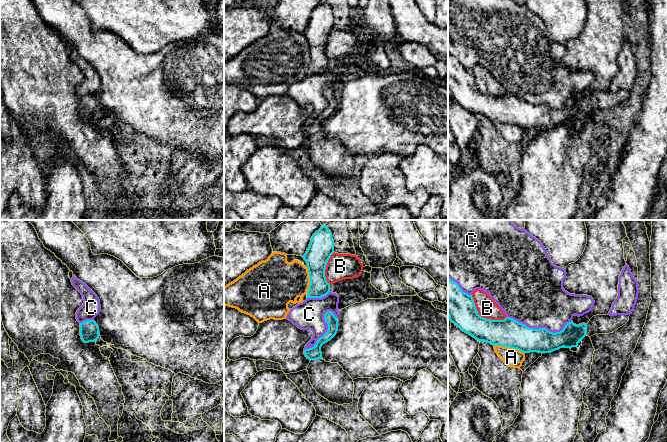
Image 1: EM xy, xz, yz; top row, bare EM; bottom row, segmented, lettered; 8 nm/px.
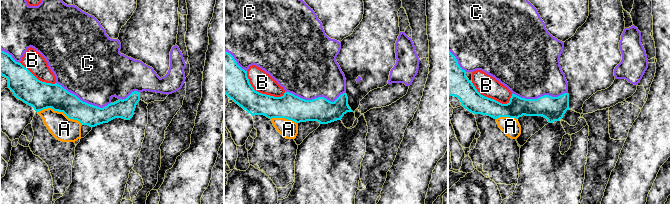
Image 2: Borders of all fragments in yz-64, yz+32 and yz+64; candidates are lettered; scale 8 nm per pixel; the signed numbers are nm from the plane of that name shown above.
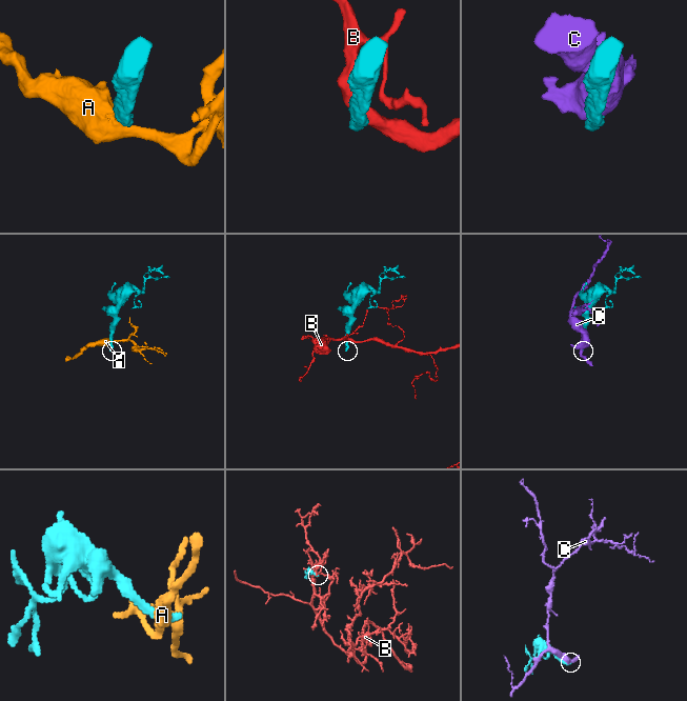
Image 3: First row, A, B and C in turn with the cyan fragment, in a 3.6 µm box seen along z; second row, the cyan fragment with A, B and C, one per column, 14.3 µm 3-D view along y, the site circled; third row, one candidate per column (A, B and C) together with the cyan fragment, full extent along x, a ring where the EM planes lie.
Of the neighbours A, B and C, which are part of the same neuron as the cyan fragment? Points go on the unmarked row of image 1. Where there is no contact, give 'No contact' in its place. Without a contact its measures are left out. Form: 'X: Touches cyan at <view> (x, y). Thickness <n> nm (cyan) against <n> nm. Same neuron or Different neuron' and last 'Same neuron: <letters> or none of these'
A: Touches cyan at yz (509, 123). Thickness 220 nm (cyan) against 150 nm. Different neuron
B: Touches cyan at yz (482, 93). Thickness 240 nm (cyan) against 160 nm. Different neuron
C: Touches cyan at yz (539, 104). Thickness 220 nm (cyan) against 460 nm. Different neuron
Same neuron: none of these

